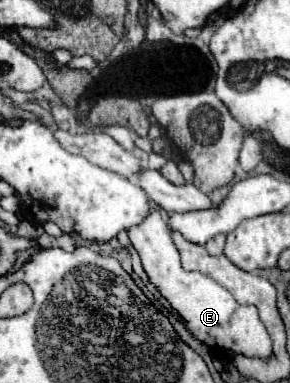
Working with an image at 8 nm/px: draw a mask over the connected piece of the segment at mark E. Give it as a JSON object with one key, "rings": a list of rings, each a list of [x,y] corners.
{"rings":[[[155,207],[139,225],[129,229],[129,239],[139,253],[149,279],[157,285],[159,293],[167,297],[171,307],[187,321],[187,329],[195,339],[217,351],[233,349],[235,353],[261,359],[267,359],[271,355],[271,339],[267,335],[267,329],[259,321],[259,313],[255,307],[239,305],[227,289],[223,289],[209,277],[195,271],[183,271],[179,253],[171,241],[171,231]]]}

